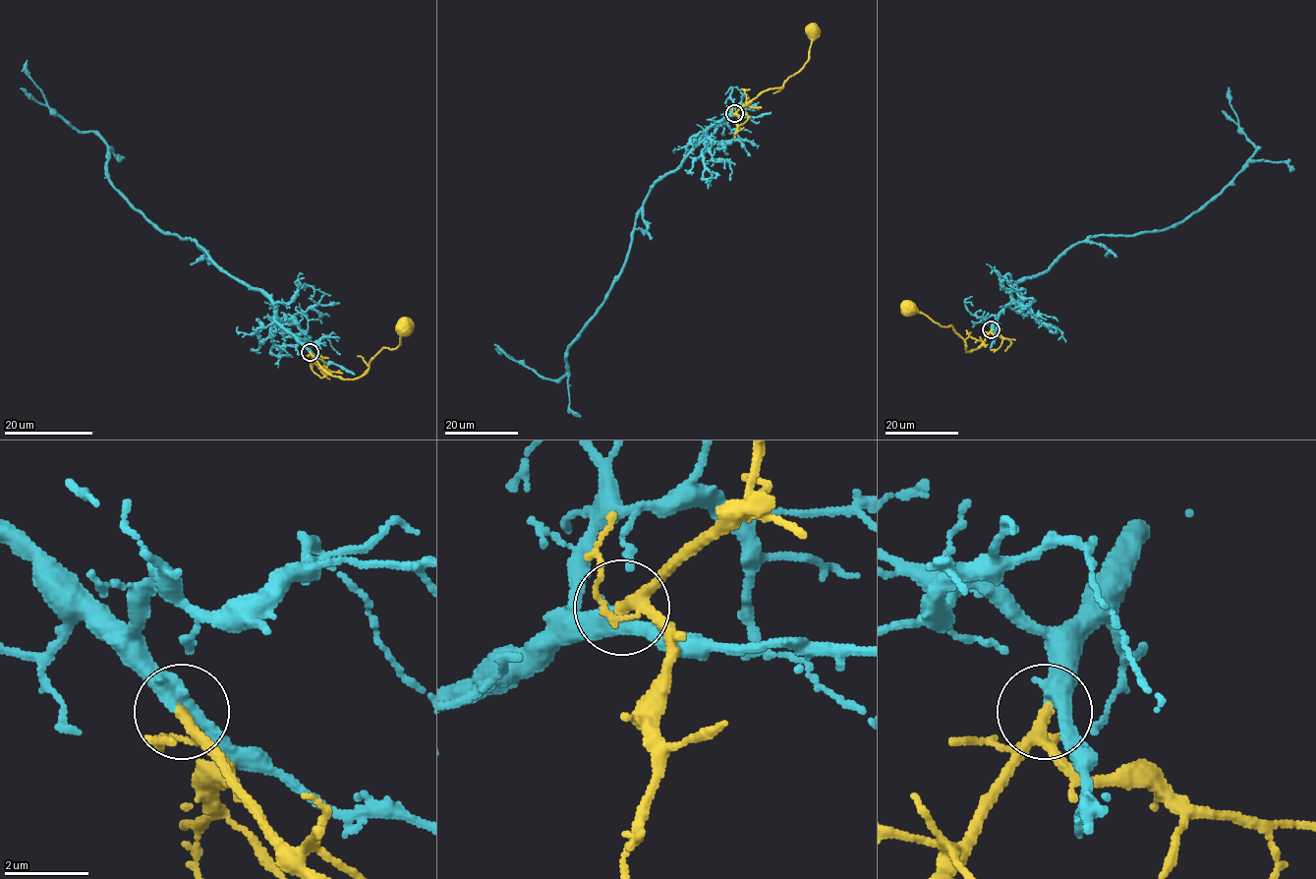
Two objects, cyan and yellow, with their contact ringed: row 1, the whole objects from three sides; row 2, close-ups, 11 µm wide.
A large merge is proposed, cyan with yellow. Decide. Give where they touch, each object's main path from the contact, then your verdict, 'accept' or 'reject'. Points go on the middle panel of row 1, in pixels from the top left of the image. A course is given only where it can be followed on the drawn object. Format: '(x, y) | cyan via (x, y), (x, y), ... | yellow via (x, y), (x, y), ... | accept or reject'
(734, 113) | cyan via (734, 113), (715, 121), (650, 190), (620, 275), (566, 354), (567, 372), (554, 380), (543, 379), (500, 352) | yellow via (734, 113), (763, 92), (780, 88), (796, 74), (808, 59), (812, 30) | accept

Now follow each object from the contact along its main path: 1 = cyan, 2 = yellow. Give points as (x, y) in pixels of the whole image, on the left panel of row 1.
1: (310, 352), (260, 290), (221, 271), (191, 238), (156, 227), (113, 187), (108, 146), (49, 107), (28, 60)
2: (310, 352), (333, 376), (357, 379), (385, 348), (395, 349), (399, 344), (404, 328)

